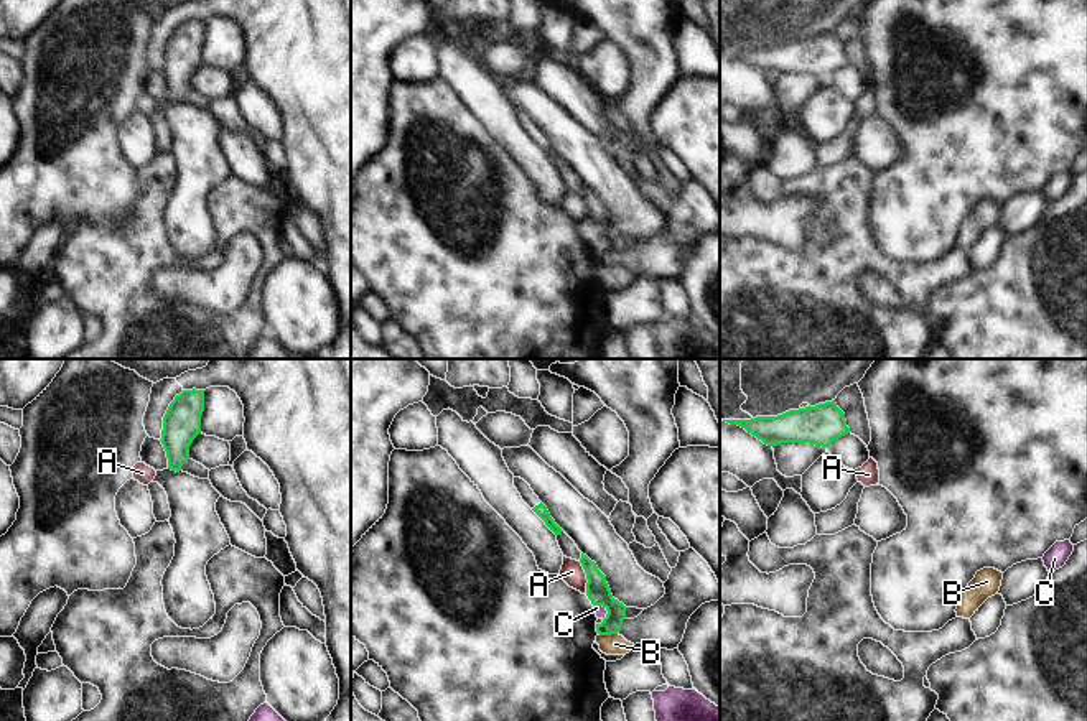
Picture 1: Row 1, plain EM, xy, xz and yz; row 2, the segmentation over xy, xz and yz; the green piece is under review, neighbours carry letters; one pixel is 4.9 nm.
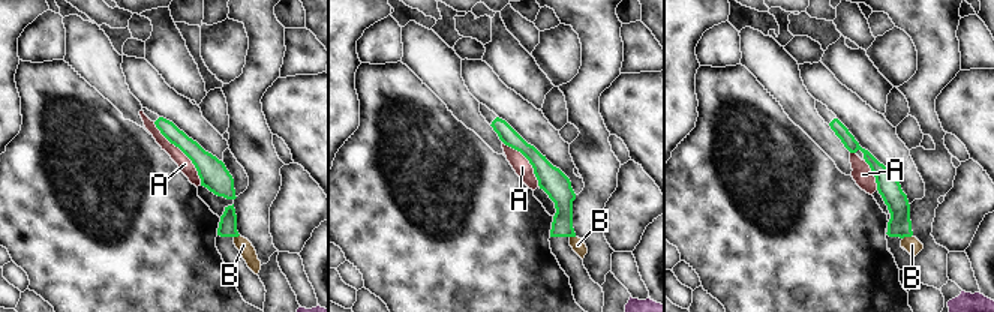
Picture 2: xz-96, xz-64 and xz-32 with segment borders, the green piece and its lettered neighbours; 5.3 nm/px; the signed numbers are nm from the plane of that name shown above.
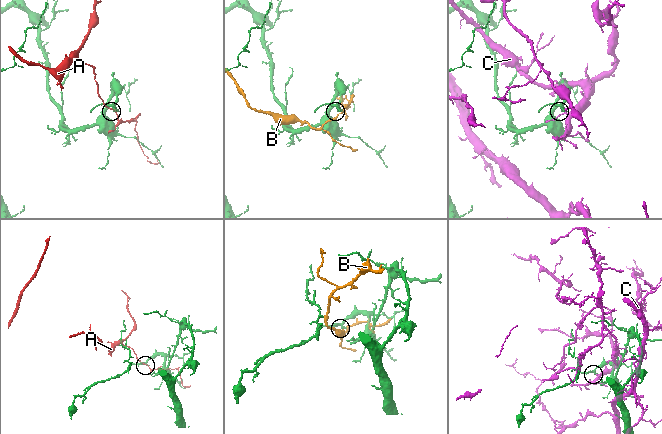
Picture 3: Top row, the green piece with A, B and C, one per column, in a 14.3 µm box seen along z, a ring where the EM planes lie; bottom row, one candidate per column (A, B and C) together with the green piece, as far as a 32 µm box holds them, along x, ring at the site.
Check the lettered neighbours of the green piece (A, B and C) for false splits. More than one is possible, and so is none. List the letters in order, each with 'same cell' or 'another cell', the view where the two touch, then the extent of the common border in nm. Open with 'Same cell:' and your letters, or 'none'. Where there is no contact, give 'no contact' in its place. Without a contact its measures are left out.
Same cell: none
A: another cell | xz | 170 nm
B: another cell | xz | 100 nm
C: another cell | xz | 90 nm

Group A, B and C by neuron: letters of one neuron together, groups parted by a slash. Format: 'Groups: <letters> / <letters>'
Groups: A / B / C.

